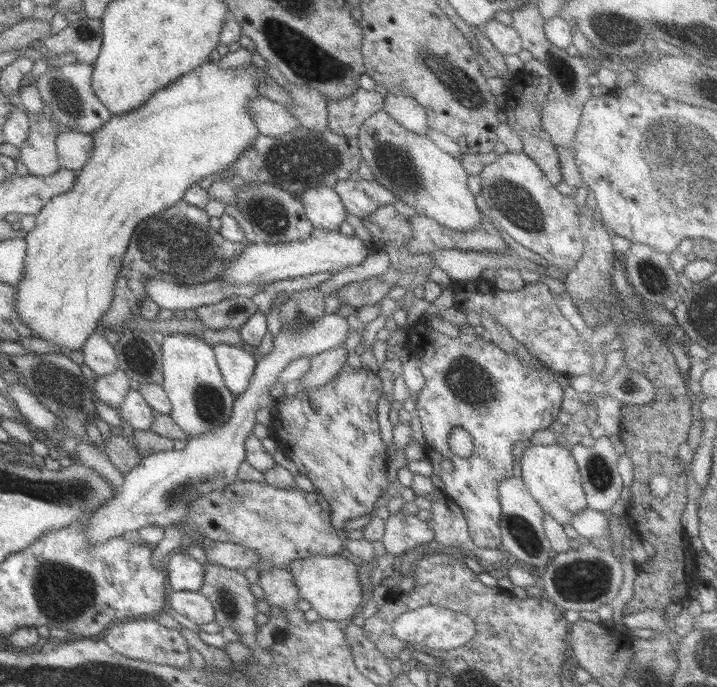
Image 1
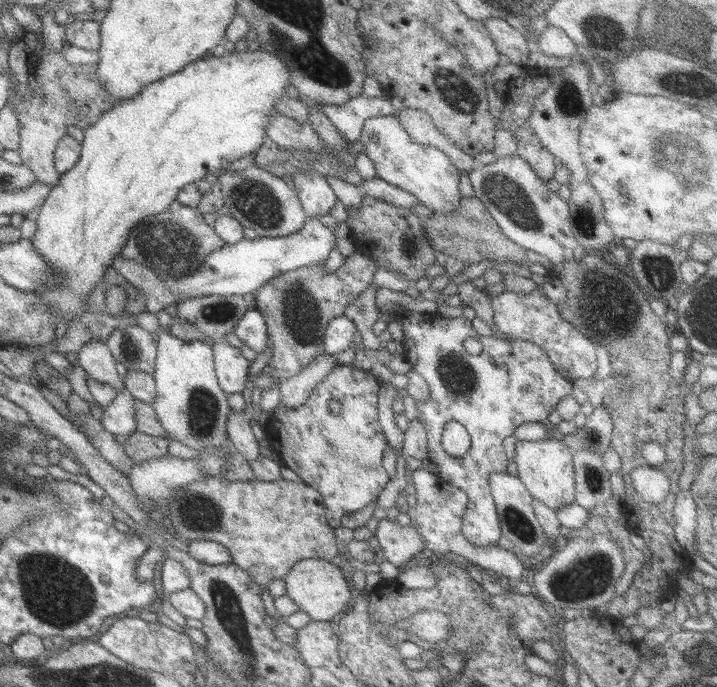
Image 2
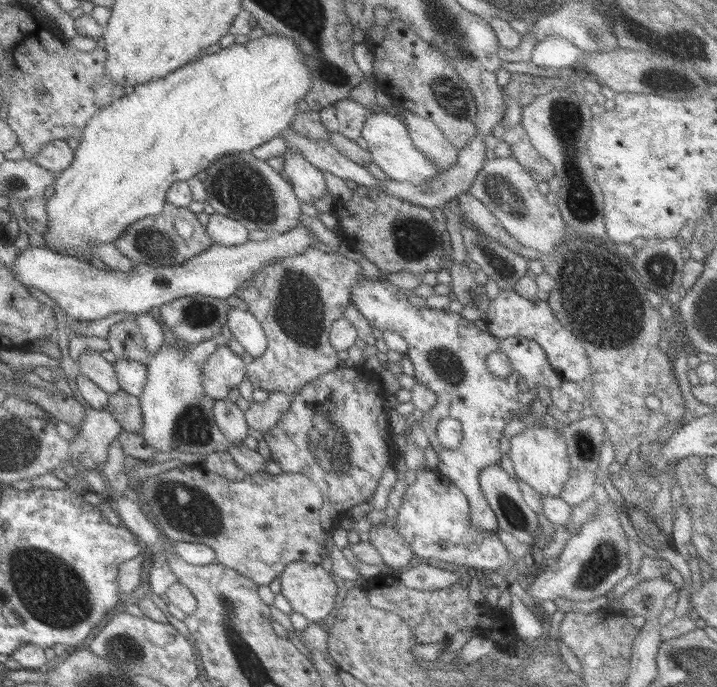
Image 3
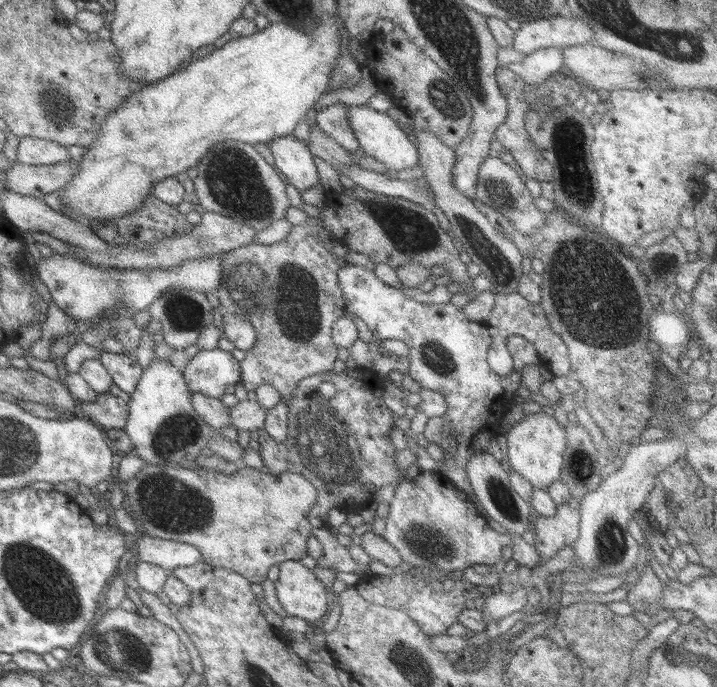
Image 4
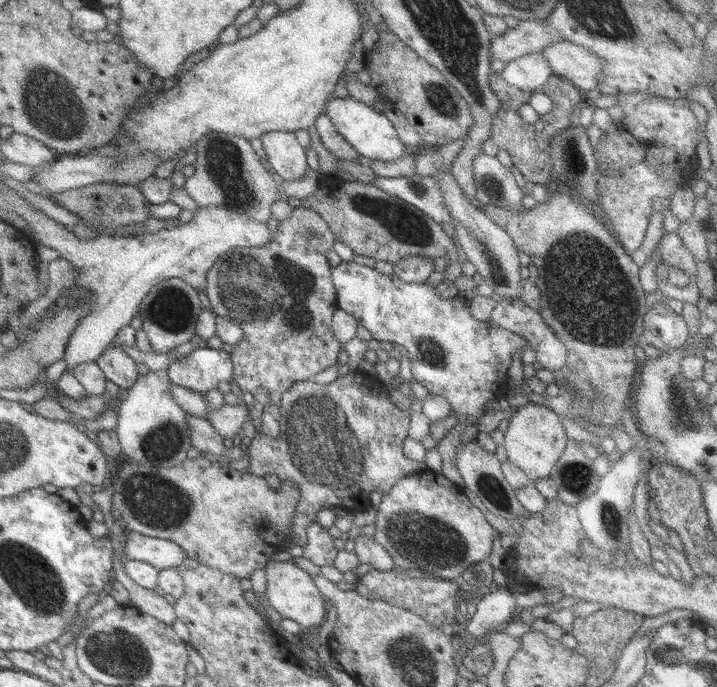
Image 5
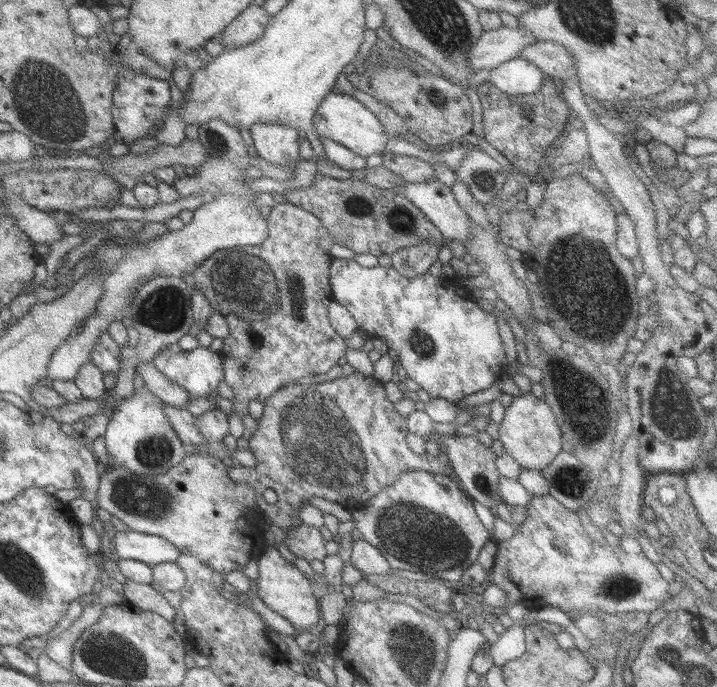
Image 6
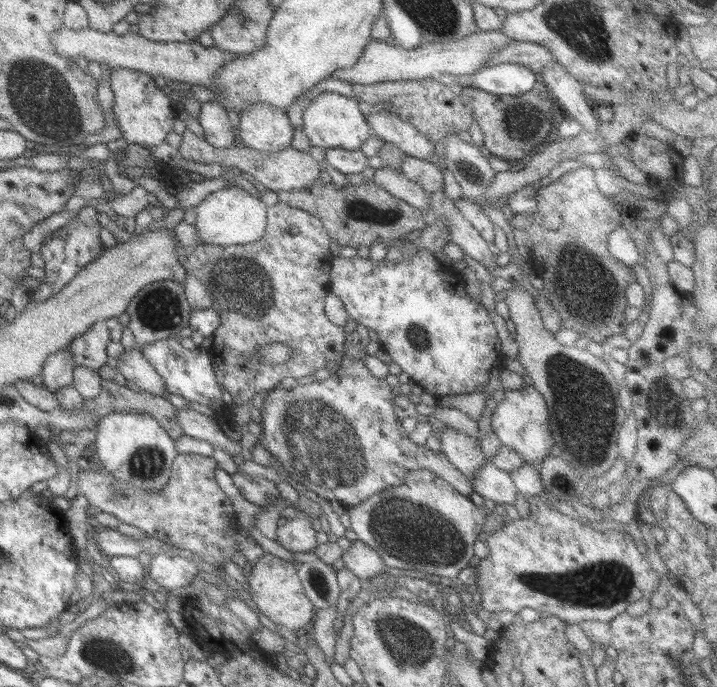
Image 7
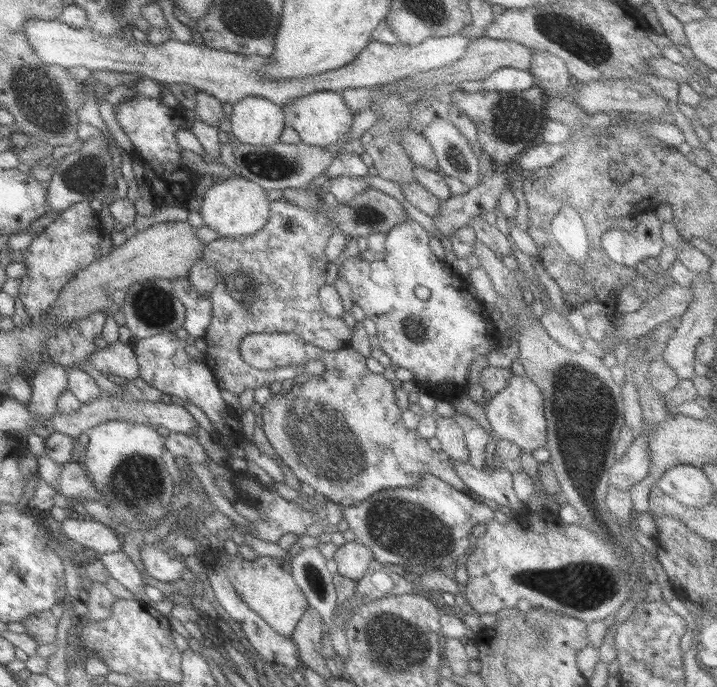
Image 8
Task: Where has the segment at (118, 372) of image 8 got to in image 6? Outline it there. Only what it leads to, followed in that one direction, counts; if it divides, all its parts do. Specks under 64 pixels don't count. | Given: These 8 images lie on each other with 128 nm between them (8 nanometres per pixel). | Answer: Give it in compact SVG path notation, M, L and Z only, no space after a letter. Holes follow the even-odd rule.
M152 362L138 364L136 373L144 379L145 388L152 392L154 396L160 398L164 404L176 408L187 408L191 400L191 394L166 378Z

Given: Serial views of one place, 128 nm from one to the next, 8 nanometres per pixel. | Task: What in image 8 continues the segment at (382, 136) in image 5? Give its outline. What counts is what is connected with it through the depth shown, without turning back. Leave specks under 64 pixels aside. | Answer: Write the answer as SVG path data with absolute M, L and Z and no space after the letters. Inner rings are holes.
M316 91L288 101L289 107L282 106L285 124L298 132L301 143L316 147L336 145L350 130L353 114L346 106L340 92Z

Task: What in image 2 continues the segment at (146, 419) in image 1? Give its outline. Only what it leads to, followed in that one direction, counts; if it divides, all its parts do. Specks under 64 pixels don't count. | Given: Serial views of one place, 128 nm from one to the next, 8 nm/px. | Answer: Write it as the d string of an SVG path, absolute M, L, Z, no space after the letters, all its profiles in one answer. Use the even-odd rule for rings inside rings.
M129 390L120 391L117 397L103 408L103 427L116 436L132 435L136 432L136 409L133 406L133 396Z

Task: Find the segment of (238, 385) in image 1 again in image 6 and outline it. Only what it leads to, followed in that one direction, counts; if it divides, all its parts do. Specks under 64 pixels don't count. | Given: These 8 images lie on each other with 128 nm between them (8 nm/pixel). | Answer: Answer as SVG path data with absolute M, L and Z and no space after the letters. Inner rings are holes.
M177 344L166 346L152 363L166 378L187 390L191 398L217 392L225 371L218 352L201 346L190 351L184 351Z

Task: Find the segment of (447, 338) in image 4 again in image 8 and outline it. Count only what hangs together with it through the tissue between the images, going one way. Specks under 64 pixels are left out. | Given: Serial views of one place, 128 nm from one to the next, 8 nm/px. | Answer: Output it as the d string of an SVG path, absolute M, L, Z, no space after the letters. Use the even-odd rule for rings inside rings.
M407 218L385 234L385 259L363 261L360 256L341 259L338 277L350 286L350 298L376 325L379 349L398 368L409 370L431 392L435 384L467 386L468 372L478 356L500 349L502 334L480 300L466 290L452 288L454 271L428 245L430 233Z

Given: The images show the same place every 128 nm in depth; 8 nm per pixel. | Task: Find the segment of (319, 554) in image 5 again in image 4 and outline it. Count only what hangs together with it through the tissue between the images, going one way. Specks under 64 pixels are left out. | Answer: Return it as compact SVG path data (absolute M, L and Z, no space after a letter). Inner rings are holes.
M312 528L312 539L320 543L324 552L322 559L316 561L318 567L336 568L338 572L370 572L368 566L362 566L352 560L348 548L339 544L337 538L332 536L330 528Z

